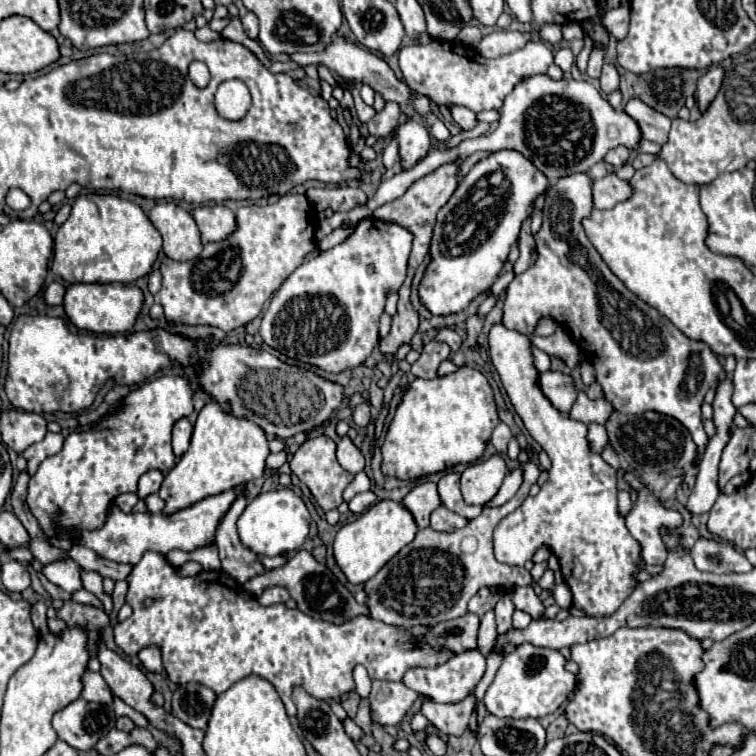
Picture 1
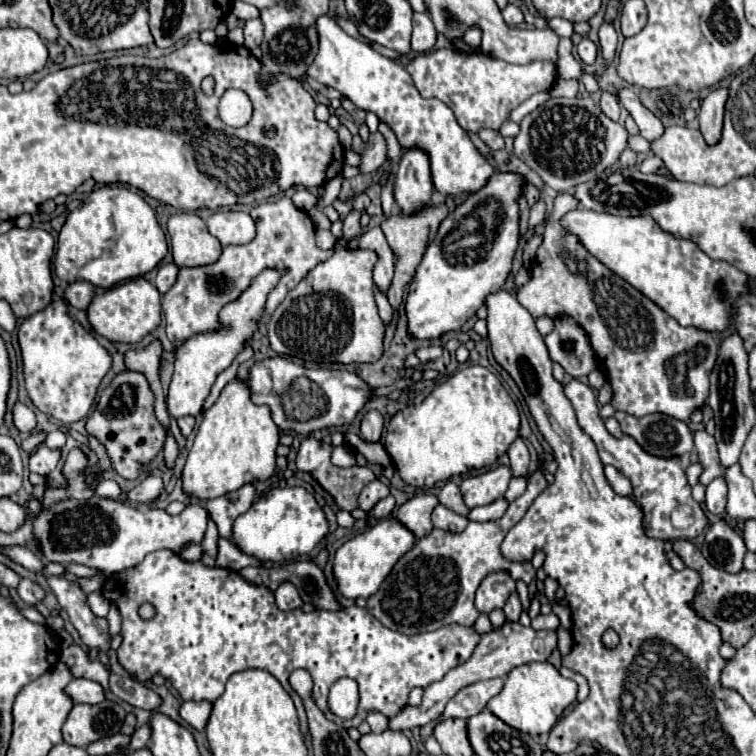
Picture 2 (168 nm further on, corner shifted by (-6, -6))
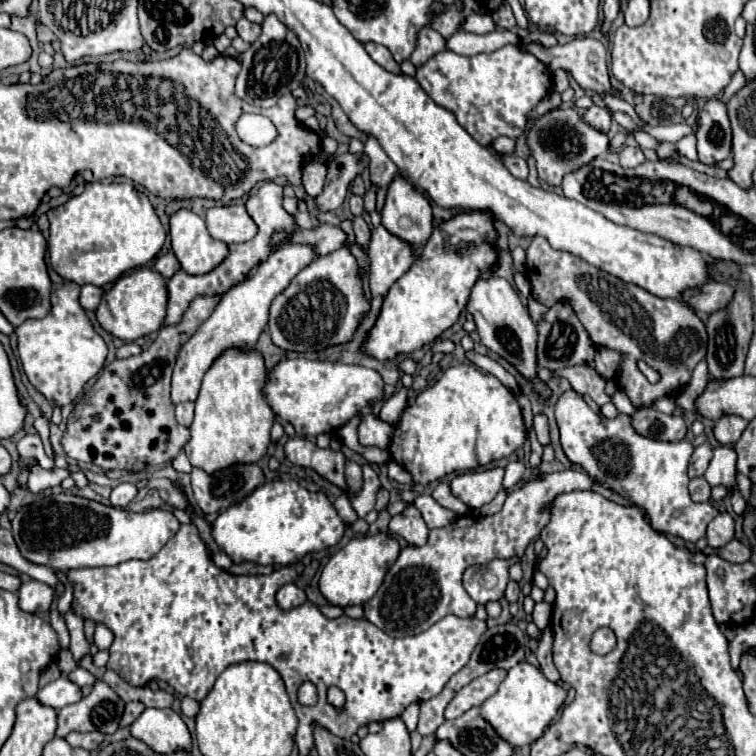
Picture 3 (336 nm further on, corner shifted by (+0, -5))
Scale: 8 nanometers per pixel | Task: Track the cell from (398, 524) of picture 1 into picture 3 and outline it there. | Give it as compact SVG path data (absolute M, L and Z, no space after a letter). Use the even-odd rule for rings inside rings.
M383 532L353 538L345 548L335 552L329 558L329 562L325 564L325 568L321 572L321 580L319 580L321 594L331 604L341 606L341 608L345 608L349 604L365 604L369 598L373 598L377 588L381 586L385 572L397 560L399 552L401 552L399 542Z

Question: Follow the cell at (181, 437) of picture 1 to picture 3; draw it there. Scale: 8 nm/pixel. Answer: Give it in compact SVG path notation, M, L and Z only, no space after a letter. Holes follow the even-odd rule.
M183 402L183 404L177 404L177 422L181 426L191 426L193 422L193 402Z

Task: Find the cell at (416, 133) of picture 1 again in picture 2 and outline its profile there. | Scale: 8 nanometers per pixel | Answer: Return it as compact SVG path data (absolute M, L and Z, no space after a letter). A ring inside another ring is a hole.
M407 149L397 165L393 195L401 213L415 213L423 205L431 205L431 169L429 157L421 149Z

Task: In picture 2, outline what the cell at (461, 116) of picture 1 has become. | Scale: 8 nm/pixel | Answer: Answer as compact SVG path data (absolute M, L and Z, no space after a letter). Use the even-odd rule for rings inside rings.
M481 129L481 131L479 131L479 137L481 137L481 141L485 141L491 149L505 149L505 141L503 141L503 137L501 137L499 131Z

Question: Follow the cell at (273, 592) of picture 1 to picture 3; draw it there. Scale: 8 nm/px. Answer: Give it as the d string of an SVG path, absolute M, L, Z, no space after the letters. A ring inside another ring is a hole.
M285 584L277 590L277 604L283 610L291 610L295 606L301 606L307 602L307 596L303 590L299 590L295 584Z

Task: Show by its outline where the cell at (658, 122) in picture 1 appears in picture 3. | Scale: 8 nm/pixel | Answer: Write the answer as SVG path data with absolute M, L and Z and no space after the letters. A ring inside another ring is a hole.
M585 36L585 38L575 38L569 44L563 44L563 46L557 44L557 46L551 46L551 48L545 48L539 42L529 42L529 44L521 44L521 50L539 58L549 70L557 70L557 68L567 70L579 82L579 86L583 86L591 92L603 92L607 96L621 98L621 92L617 88L613 88L611 82L609 82L609 70L607 70L607 64L605 64L607 50L599 40L593 40L593 38Z

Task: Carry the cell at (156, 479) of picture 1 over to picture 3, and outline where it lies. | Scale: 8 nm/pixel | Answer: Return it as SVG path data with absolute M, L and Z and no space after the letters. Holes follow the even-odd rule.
M123 482L123 484L119 484L119 486L113 488L109 500L111 500L111 504L113 504L115 508L125 508L135 496L137 496L137 486Z

